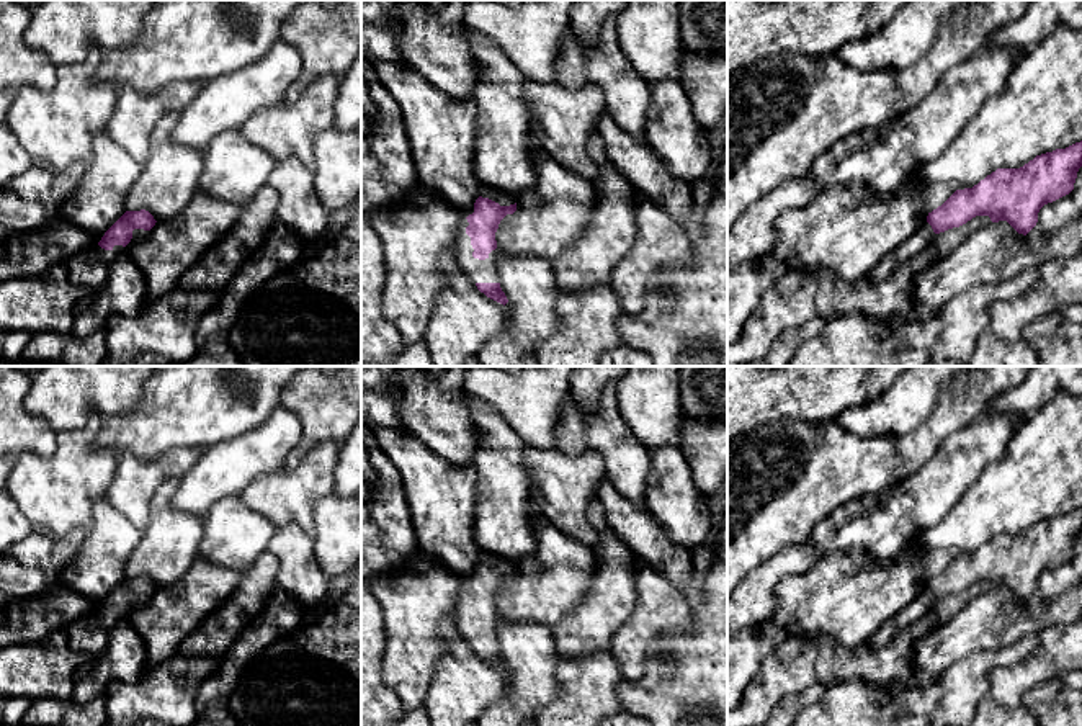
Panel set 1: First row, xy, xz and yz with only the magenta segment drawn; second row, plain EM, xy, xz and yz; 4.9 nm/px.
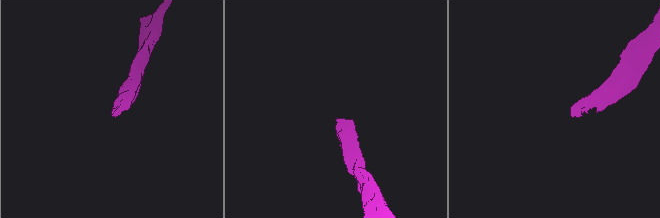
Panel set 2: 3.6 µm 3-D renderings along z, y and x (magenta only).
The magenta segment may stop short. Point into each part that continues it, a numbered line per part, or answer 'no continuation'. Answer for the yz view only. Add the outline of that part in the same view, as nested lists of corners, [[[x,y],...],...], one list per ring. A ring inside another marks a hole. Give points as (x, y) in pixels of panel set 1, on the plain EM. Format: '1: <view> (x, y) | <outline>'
1: yz (917, 609) | [[[925,587],[914,602],[888,620],[866,643],[873,648],[888,644],[901,630],[923,618],[935,602],[932,592]]]

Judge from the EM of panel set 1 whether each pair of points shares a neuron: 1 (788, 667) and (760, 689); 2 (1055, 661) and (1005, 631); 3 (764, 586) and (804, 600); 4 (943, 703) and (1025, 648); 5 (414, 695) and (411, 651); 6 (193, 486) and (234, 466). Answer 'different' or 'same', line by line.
1: same
2: different
3: different
4: same
5: same
6: same

